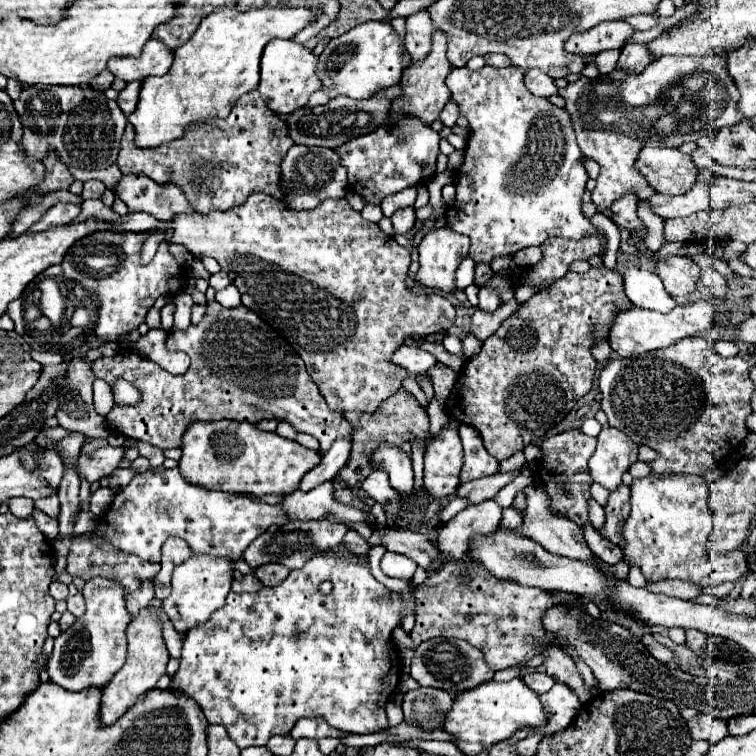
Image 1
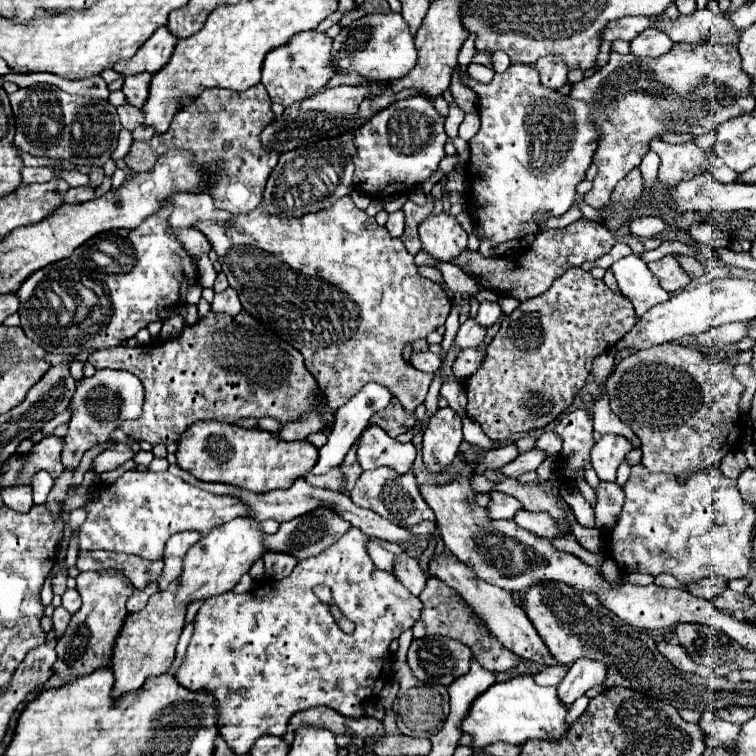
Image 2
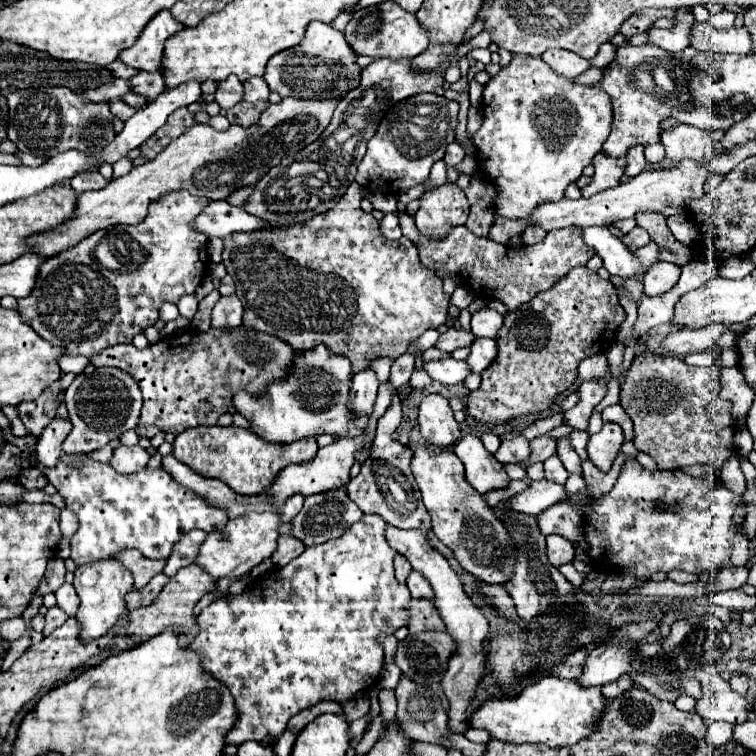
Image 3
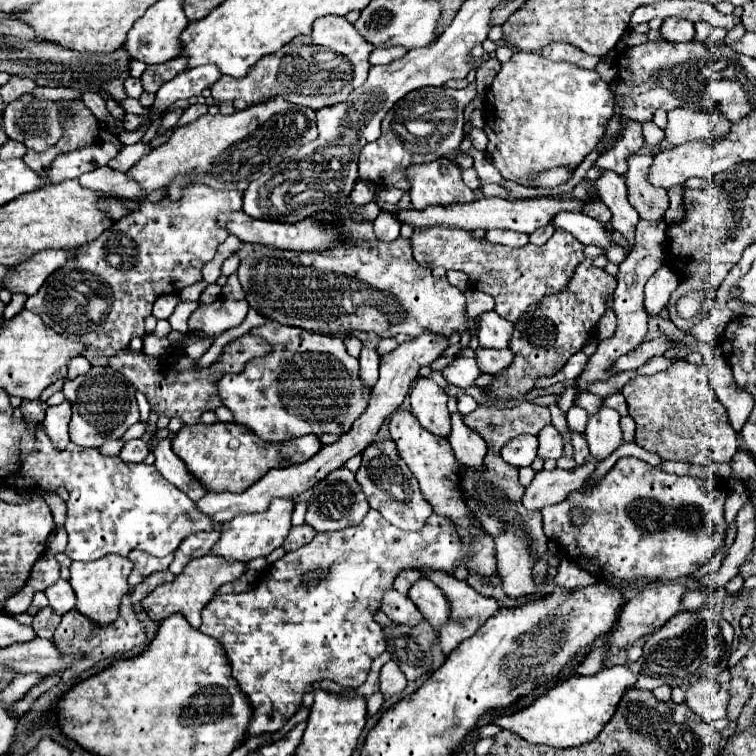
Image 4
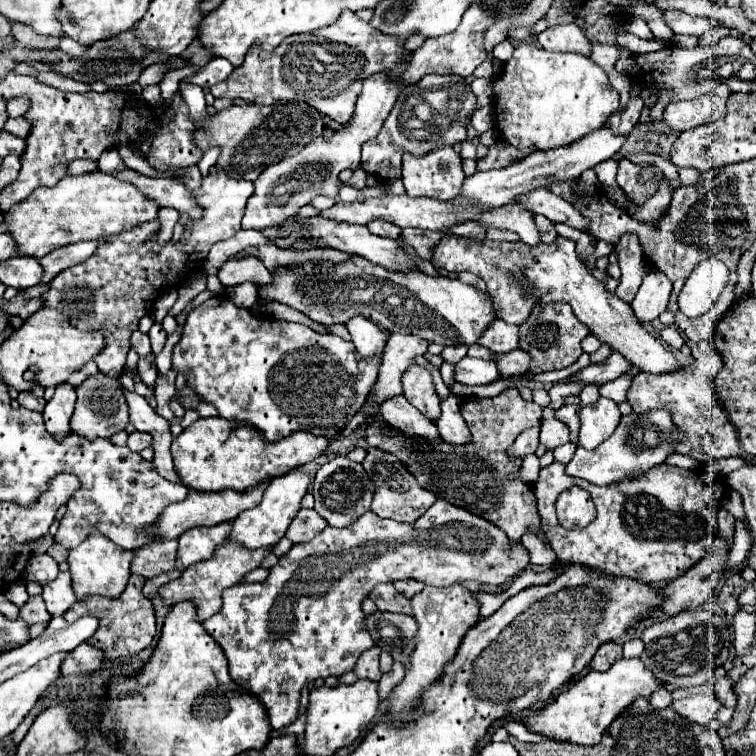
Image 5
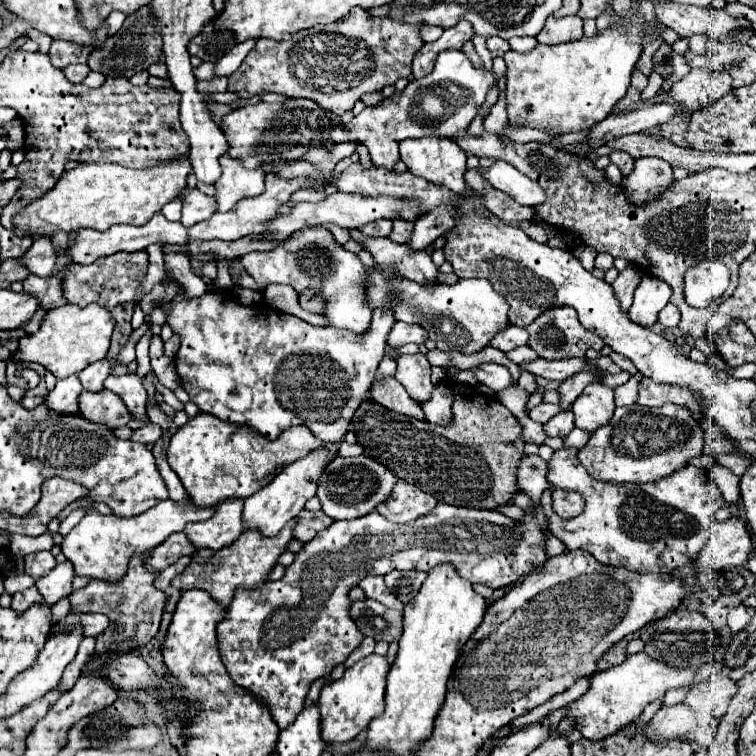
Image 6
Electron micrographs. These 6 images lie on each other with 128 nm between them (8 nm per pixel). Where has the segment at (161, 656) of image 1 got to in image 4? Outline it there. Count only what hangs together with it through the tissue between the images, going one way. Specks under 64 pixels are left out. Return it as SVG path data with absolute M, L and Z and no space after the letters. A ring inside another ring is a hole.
M206 554L206 556L200 556L200 558L194 558L186 564L184 572L180 576L176 576L174 582L170 584L160 584L144 602L142 606L148 610L150 618L152 620L158 620L162 622L166 616L174 614L174 612L182 612L186 616L186 620L190 622L192 628L198 628L200 626L200 612L202 608L216 596L218 588L222 584L228 584L228 582L234 582L238 580L246 570L246 562L238 562L238 560L224 560L222 556L216 556L216 554Z

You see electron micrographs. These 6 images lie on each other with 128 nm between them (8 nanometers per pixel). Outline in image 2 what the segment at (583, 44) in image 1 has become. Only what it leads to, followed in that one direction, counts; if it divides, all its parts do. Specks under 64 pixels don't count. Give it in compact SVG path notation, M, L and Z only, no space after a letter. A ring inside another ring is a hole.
M626 16L620 18L612 24L608 24L608 28L604 28L604 40L634 40L640 32L644 32L646 28L650 28L656 20L650 16Z

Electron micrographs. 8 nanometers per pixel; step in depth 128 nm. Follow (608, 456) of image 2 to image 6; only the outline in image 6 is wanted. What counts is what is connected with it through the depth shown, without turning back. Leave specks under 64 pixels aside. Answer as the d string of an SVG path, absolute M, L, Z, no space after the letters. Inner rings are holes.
M598 380L588 384L584 392L576 398L576 404L572 404L576 426L588 430L590 434L600 428L600 424L608 424L614 408L614 388L604 386Z

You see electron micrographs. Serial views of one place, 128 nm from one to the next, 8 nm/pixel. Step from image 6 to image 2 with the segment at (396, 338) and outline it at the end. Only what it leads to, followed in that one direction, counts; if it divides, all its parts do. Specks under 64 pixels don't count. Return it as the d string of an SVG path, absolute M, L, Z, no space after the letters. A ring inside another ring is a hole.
M468 318L468 320L460 326L454 342L456 342L456 348L458 348L458 350L464 350L464 348L474 348L474 346L478 346L484 336L486 336L486 328L480 328L480 326L474 322L474 318ZM340 464L340 466L334 466L330 472L326 472L326 474L320 474L320 476L316 476L316 474L312 474L312 472L308 472L306 476L302 476L308 484L312 484L312 486L316 486L316 488L328 488L328 490L336 490L336 492L346 492L342 486L344 486L344 482L346 482L346 478L344 478L344 464Z

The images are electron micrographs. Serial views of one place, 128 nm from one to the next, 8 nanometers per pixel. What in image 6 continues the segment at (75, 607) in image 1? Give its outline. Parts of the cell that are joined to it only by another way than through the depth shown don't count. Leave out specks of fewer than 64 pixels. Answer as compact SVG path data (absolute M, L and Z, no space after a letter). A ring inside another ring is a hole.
M66 560L62 564L56 564L56 568L52 568L48 574L40 576L36 580L36 588L44 596L44 600L56 604L60 598L72 592L72 578L74 578L74 568Z

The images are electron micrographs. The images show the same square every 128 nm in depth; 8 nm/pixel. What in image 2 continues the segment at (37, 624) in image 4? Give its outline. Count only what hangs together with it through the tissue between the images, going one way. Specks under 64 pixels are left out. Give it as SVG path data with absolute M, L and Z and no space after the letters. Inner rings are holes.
M58 606L58 608L54 610L52 622L54 622L52 630L54 630L58 636L62 636L62 634L64 634L64 630L66 630L66 626L68 626L68 622L70 622L70 614L68 614L62 606Z

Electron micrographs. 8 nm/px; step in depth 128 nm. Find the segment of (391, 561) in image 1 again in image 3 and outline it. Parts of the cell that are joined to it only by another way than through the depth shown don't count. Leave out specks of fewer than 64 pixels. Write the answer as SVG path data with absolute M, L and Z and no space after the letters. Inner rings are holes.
M412 570L412 576L408 576L408 584L406 586L408 586L412 598L424 598L424 600L430 600L430 602L436 600L434 592L432 592L432 588L428 584L428 580L424 580L420 576L420 572L416 572L416 570Z

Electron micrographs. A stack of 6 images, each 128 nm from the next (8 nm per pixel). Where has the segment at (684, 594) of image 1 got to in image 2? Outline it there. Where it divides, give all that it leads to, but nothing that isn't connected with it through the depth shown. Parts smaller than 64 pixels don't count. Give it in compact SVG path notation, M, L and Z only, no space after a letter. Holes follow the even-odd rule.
M714 576L714 578L704 578L704 580L696 582L696 584L692 584L688 590L690 590L692 594L696 594L698 598L712 600L712 598L718 596L720 592L724 592L726 588L728 588L728 580Z

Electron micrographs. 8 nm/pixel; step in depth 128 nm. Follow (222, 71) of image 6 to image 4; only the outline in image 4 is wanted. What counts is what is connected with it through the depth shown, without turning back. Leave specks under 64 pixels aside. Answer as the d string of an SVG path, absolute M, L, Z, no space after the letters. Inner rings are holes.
M214 64L196 66L190 70L180 72L180 76L174 76L170 82L166 82L158 92L156 100L152 104L152 114L148 114L150 120L156 120L164 108L174 104L176 100L188 100L192 96L200 96L204 88L210 88L216 80L220 80L220 70Z

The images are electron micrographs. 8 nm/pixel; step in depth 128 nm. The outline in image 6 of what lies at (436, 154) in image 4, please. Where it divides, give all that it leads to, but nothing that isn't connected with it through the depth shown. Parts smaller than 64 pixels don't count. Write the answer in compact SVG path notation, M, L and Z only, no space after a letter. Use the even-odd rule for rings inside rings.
M462 50L442 52L434 64L434 70L428 76L412 80L400 94L392 94L380 104L368 106L350 122L336 126L332 140L334 142L360 140L368 148L374 166L384 166L392 170L394 164L398 162L400 140L456 134L458 130L466 128L472 122L492 86L494 86L492 70L486 70L484 66L474 68L470 58ZM414 124L420 124L422 128L414 128Z

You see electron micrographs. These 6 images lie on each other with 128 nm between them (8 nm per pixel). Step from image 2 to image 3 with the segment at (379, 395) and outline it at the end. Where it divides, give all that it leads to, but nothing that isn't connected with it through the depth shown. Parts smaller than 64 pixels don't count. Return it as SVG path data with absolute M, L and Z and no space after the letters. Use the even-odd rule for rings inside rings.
M366 368L352 378L352 390L350 390L350 406L356 414L368 414L372 412L372 404L376 400L378 392L378 378L372 368Z

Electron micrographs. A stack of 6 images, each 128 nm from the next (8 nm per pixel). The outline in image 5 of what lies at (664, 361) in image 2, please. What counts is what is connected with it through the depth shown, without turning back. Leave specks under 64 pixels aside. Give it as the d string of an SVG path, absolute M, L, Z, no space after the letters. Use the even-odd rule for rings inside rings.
M682 368L680 372L666 374L666 376L652 376L652 374L638 374L628 390L628 402L632 404L634 412L646 412L648 408L664 408L672 414L674 424L686 432L680 448L676 452L692 456L698 462L706 462L712 458L728 458L740 456L740 442L736 440L736 428L732 428L724 408L718 402L718 396L712 388L700 384L690 368Z

